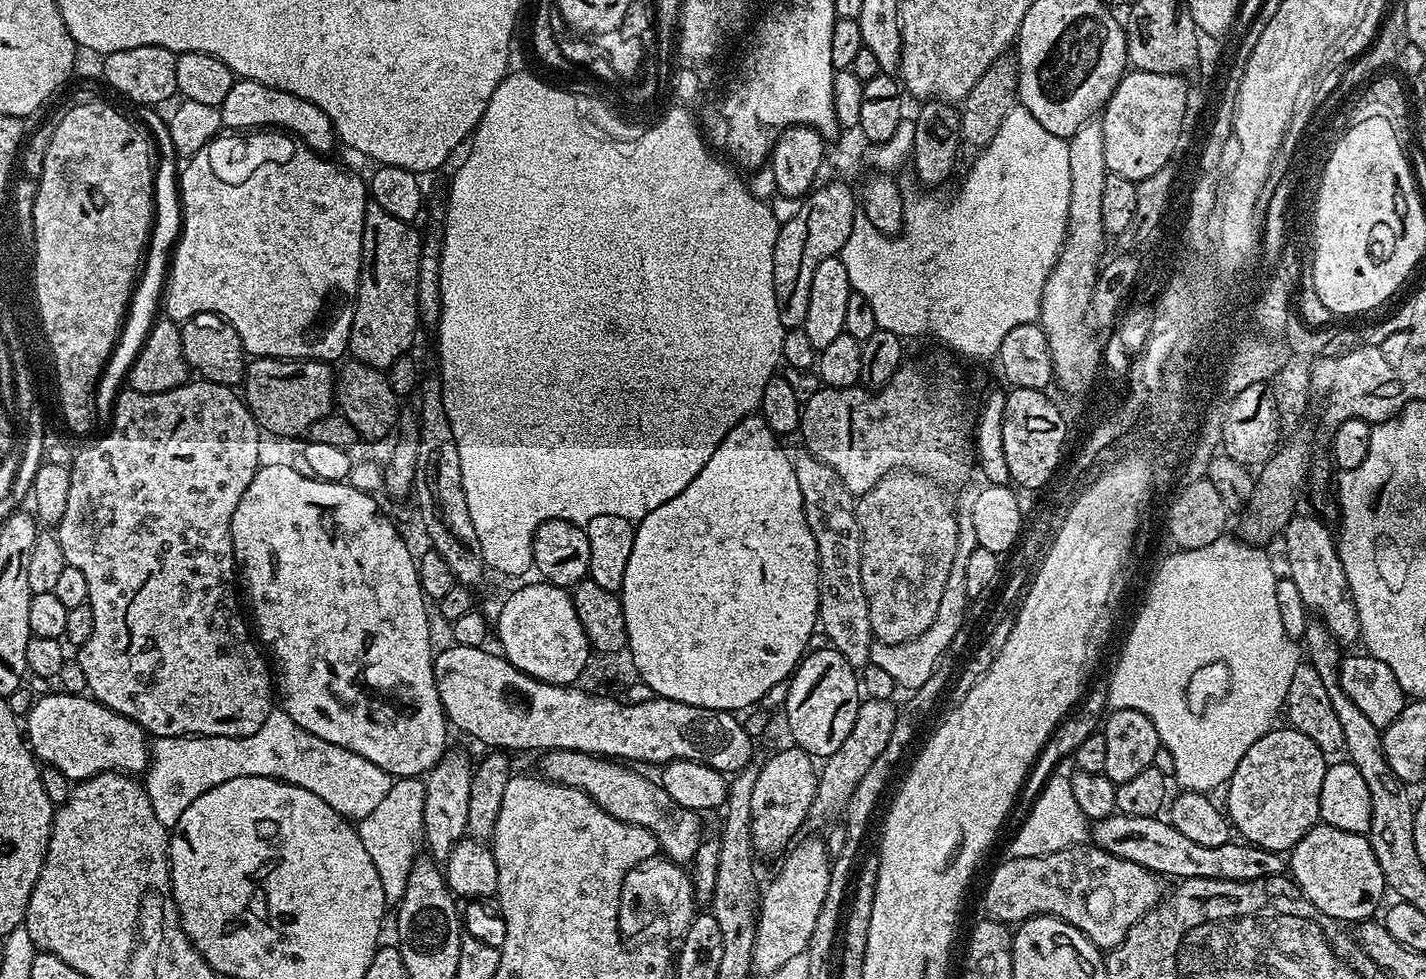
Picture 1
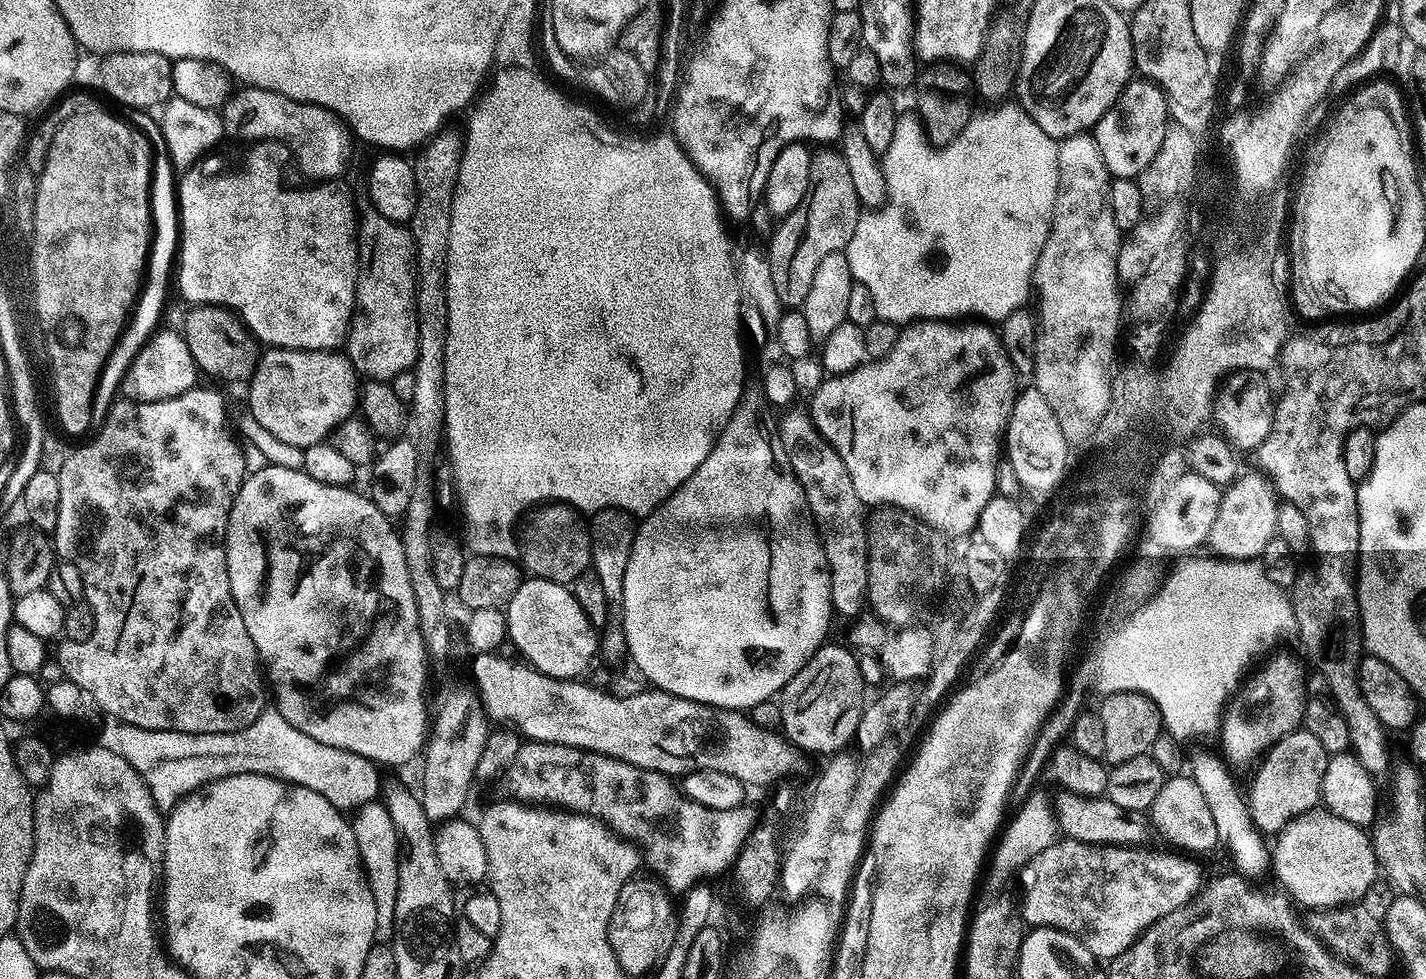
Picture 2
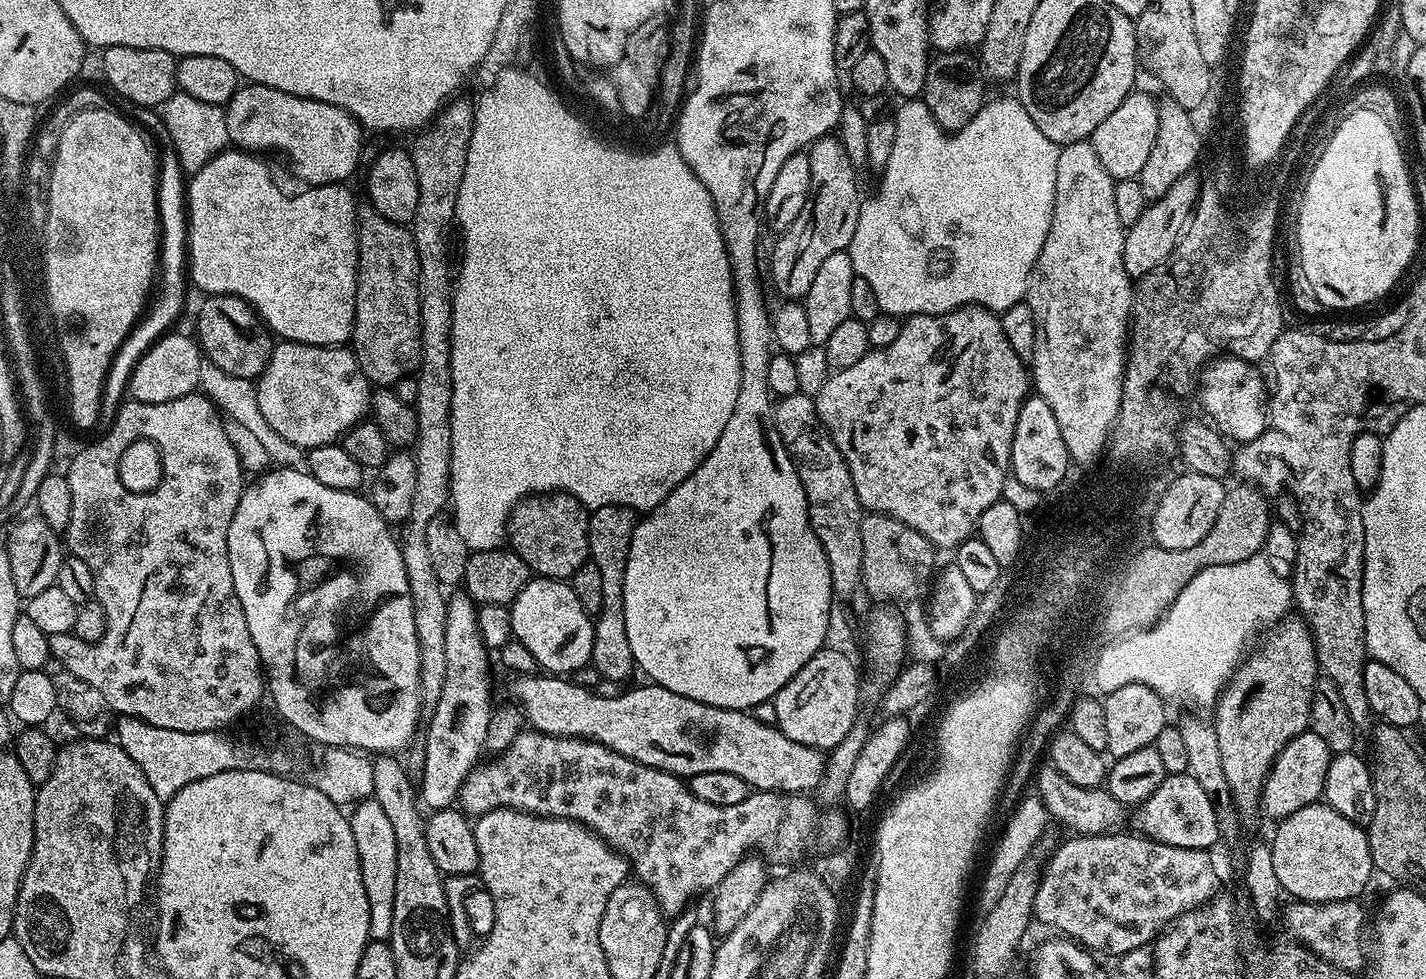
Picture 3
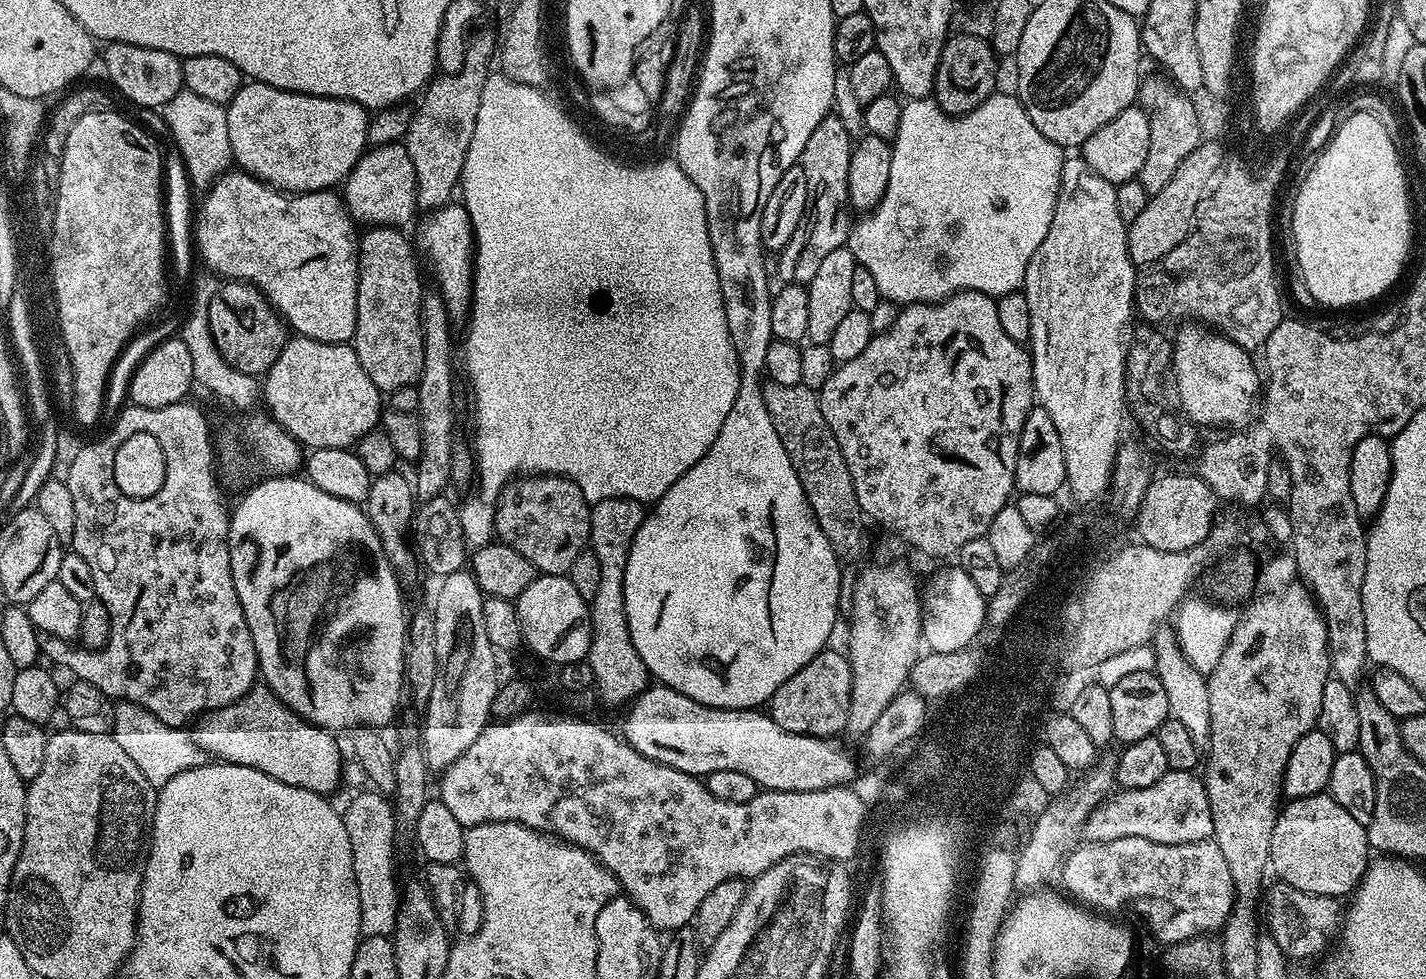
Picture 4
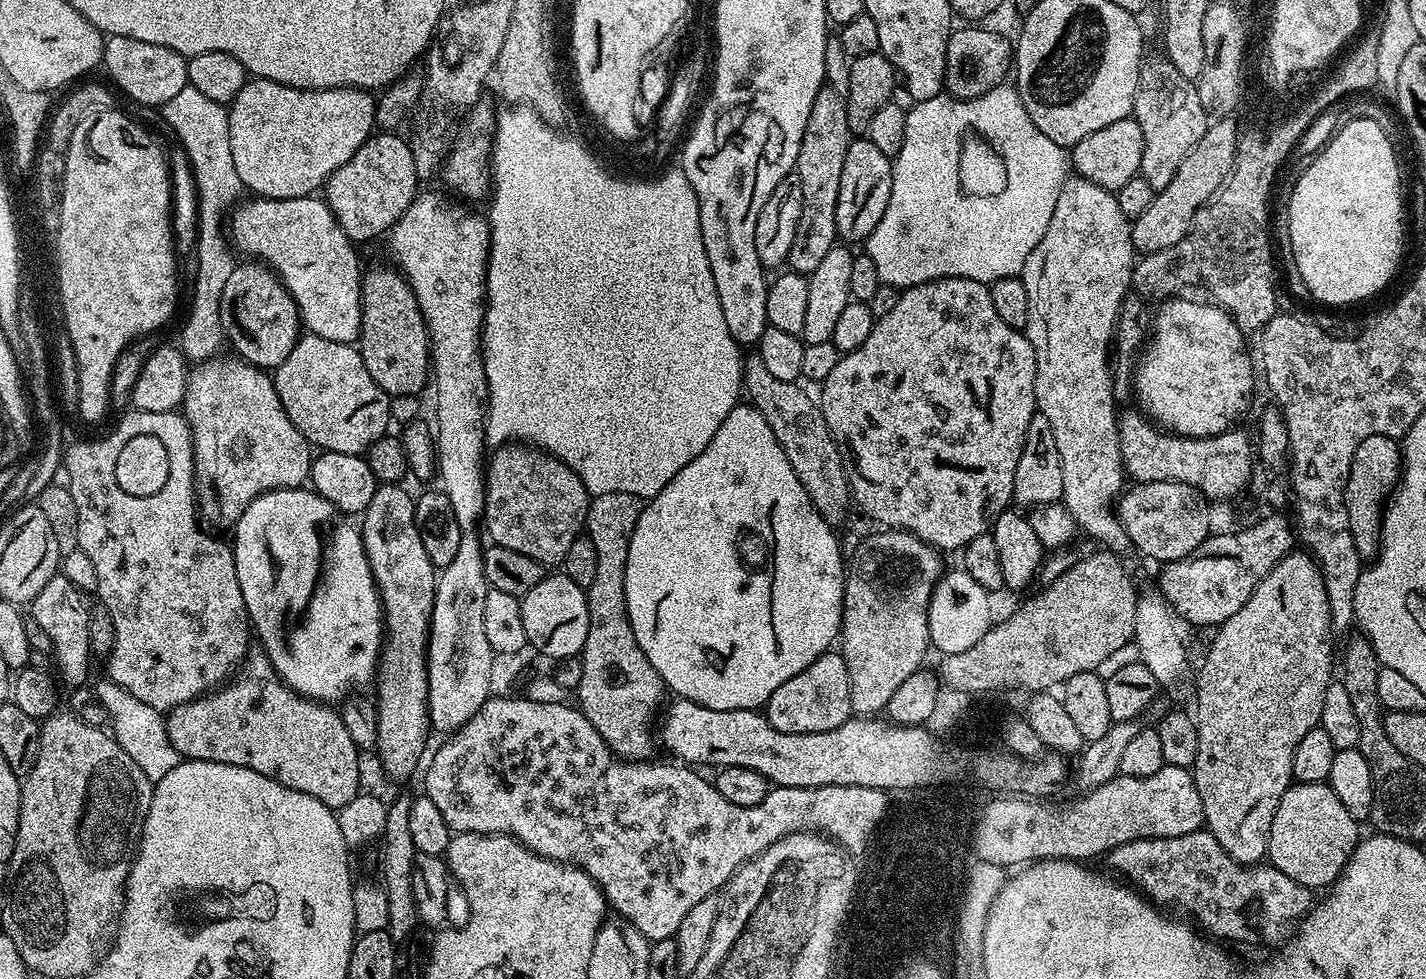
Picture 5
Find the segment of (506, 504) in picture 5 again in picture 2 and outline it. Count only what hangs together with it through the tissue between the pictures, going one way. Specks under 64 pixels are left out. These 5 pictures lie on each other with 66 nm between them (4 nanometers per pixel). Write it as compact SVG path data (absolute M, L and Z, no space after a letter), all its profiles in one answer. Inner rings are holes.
M550 502L537 507L527 520L523 525L524 532L522 528L518 536L518 560L525 573L537 580L571 586L582 573L591 569L592 533L585 517L576 509Z

